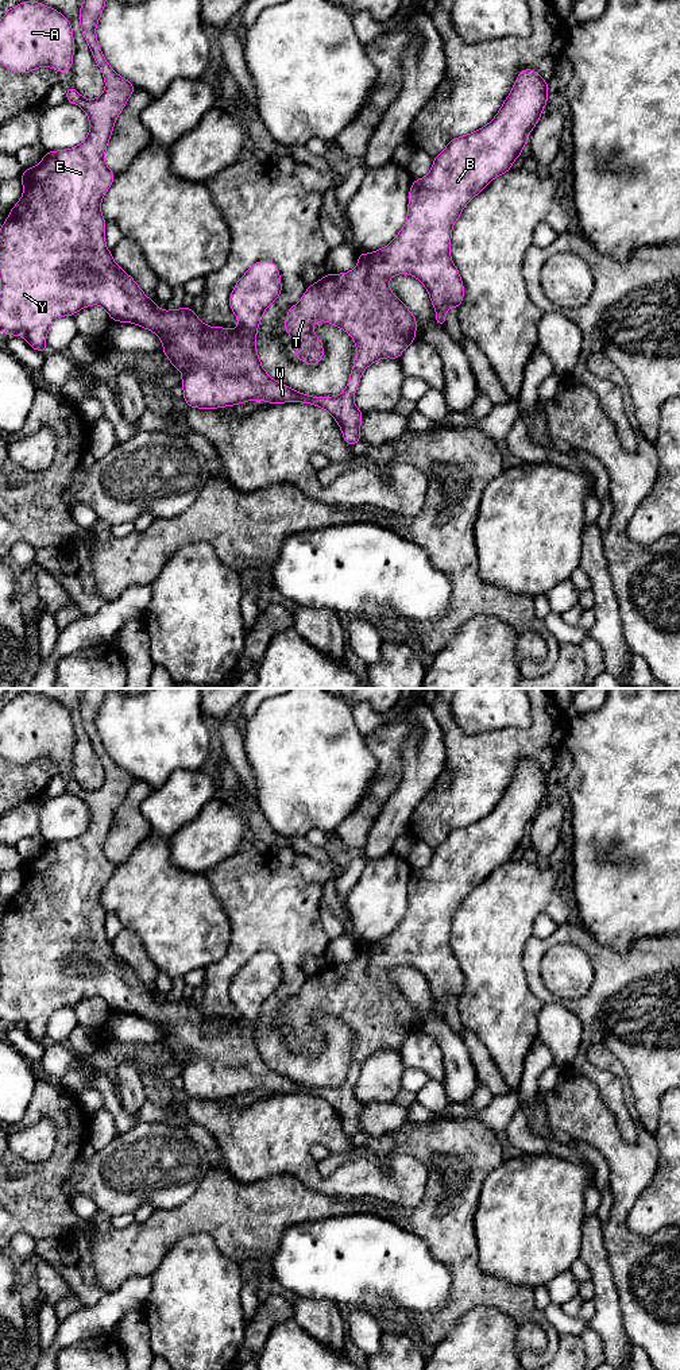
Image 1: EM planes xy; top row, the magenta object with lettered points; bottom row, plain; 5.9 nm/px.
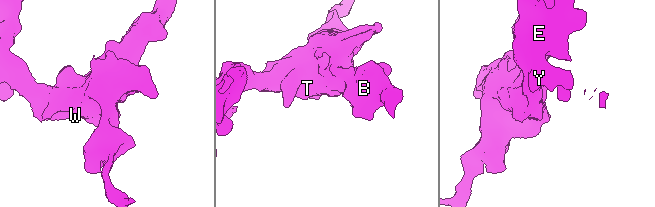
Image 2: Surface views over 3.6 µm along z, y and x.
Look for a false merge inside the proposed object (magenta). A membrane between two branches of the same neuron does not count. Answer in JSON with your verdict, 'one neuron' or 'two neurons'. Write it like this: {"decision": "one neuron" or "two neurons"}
{"decision": "one neuron"}

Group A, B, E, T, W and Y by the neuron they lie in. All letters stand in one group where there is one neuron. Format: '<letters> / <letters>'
A B E T W Y

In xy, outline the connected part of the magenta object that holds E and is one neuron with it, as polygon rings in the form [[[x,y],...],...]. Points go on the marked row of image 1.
[[[84,0],[80,7],[82,35],[104,76],[104,93],[90,100],[84,99],[74,86],[66,89],[66,101],[85,111],[90,131],[81,144],[46,151],[36,166],[24,169],[20,175],[23,196],[0,228],[0,332],[20,335],[31,348],[46,352],[47,332],[57,319],[74,316],[90,305],[101,305],[112,321],[132,323],[159,336],[162,352],[182,374],[183,400],[189,408],[217,409],[254,400],[316,405],[332,414],[344,441],[352,447],[362,437],[363,412],[353,404],[353,395],[363,371],[383,358],[398,360],[405,348],[417,339],[418,323],[391,292],[389,279],[397,274],[417,278],[428,290],[436,309],[436,324],[445,327],[448,309],[459,309],[464,298],[463,281],[451,259],[453,224],[464,207],[494,178],[511,170],[514,161],[522,155],[528,136],[546,107],[549,81],[544,81],[533,69],[521,70],[497,116],[470,135],[449,140],[433,158],[429,174],[413,181],[407,219],[394,240],[378,251],[358,254],[358,266],[349,273],[325,274],[308,286],[302,298],[287,309],[287,320],[282,324],[295,344],[295,359],[309,366],[321,362],[325,351],[312,328],[316,321],[327,321],[344,329],[356,344],[356,358],[345,390],[340,395],[313,397],[273,379],[258,356],[258,327],[267,306],[282,293],[279,270],[274,262],[266,259],[254,263],[236,282],[229,306],[239,327],[227,329],[201,323],[192,308],[161,310],[158,302],[148,298],[134,278],[115,263],[107,248],[107,221],[101,215],[101,200],[116,174],[105,165],[104,157],[115,121],[135,86],[109,66],[100,49],[96,26],[105,3],[107,0]]]

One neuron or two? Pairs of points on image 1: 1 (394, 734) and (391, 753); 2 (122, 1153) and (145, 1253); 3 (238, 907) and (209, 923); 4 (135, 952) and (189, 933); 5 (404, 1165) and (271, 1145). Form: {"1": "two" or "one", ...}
{"1": "one", "2": "two", "3": "two", "4": "two", "5": "one"}

